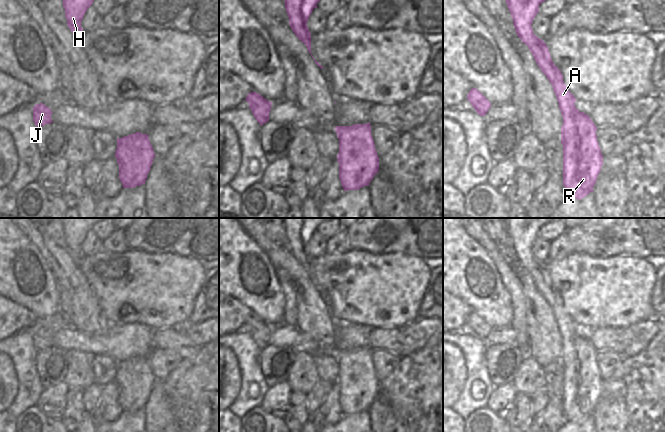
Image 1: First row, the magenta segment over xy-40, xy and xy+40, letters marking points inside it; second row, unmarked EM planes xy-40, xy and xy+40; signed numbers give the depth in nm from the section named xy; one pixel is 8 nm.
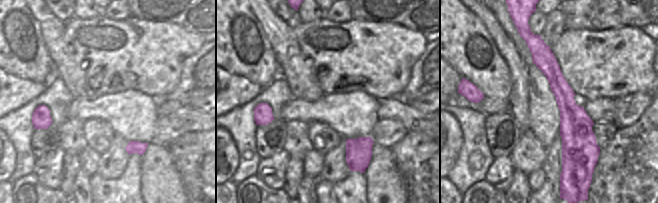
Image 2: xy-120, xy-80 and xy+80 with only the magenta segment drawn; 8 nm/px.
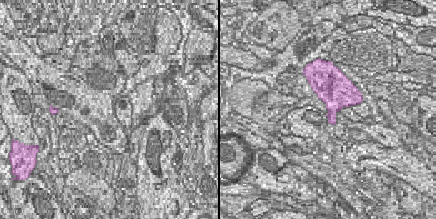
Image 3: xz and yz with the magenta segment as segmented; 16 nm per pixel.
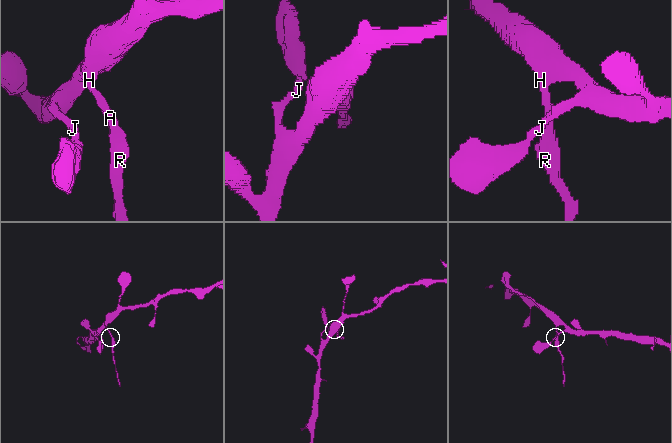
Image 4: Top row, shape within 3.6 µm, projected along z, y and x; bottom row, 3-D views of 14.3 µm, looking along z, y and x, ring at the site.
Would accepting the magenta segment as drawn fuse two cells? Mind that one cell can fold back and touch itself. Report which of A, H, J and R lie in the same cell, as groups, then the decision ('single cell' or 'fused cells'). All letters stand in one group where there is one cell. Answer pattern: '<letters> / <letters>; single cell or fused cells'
A R / H J; fused cells

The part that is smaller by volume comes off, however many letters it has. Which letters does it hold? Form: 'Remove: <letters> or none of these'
Remove: A, R

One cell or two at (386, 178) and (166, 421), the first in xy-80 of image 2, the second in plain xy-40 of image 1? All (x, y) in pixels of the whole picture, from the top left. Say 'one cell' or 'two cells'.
one cell

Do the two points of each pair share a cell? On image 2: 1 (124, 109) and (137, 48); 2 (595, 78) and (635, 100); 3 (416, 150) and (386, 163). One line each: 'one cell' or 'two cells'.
1: two cells
2: two cells
3: two cells

